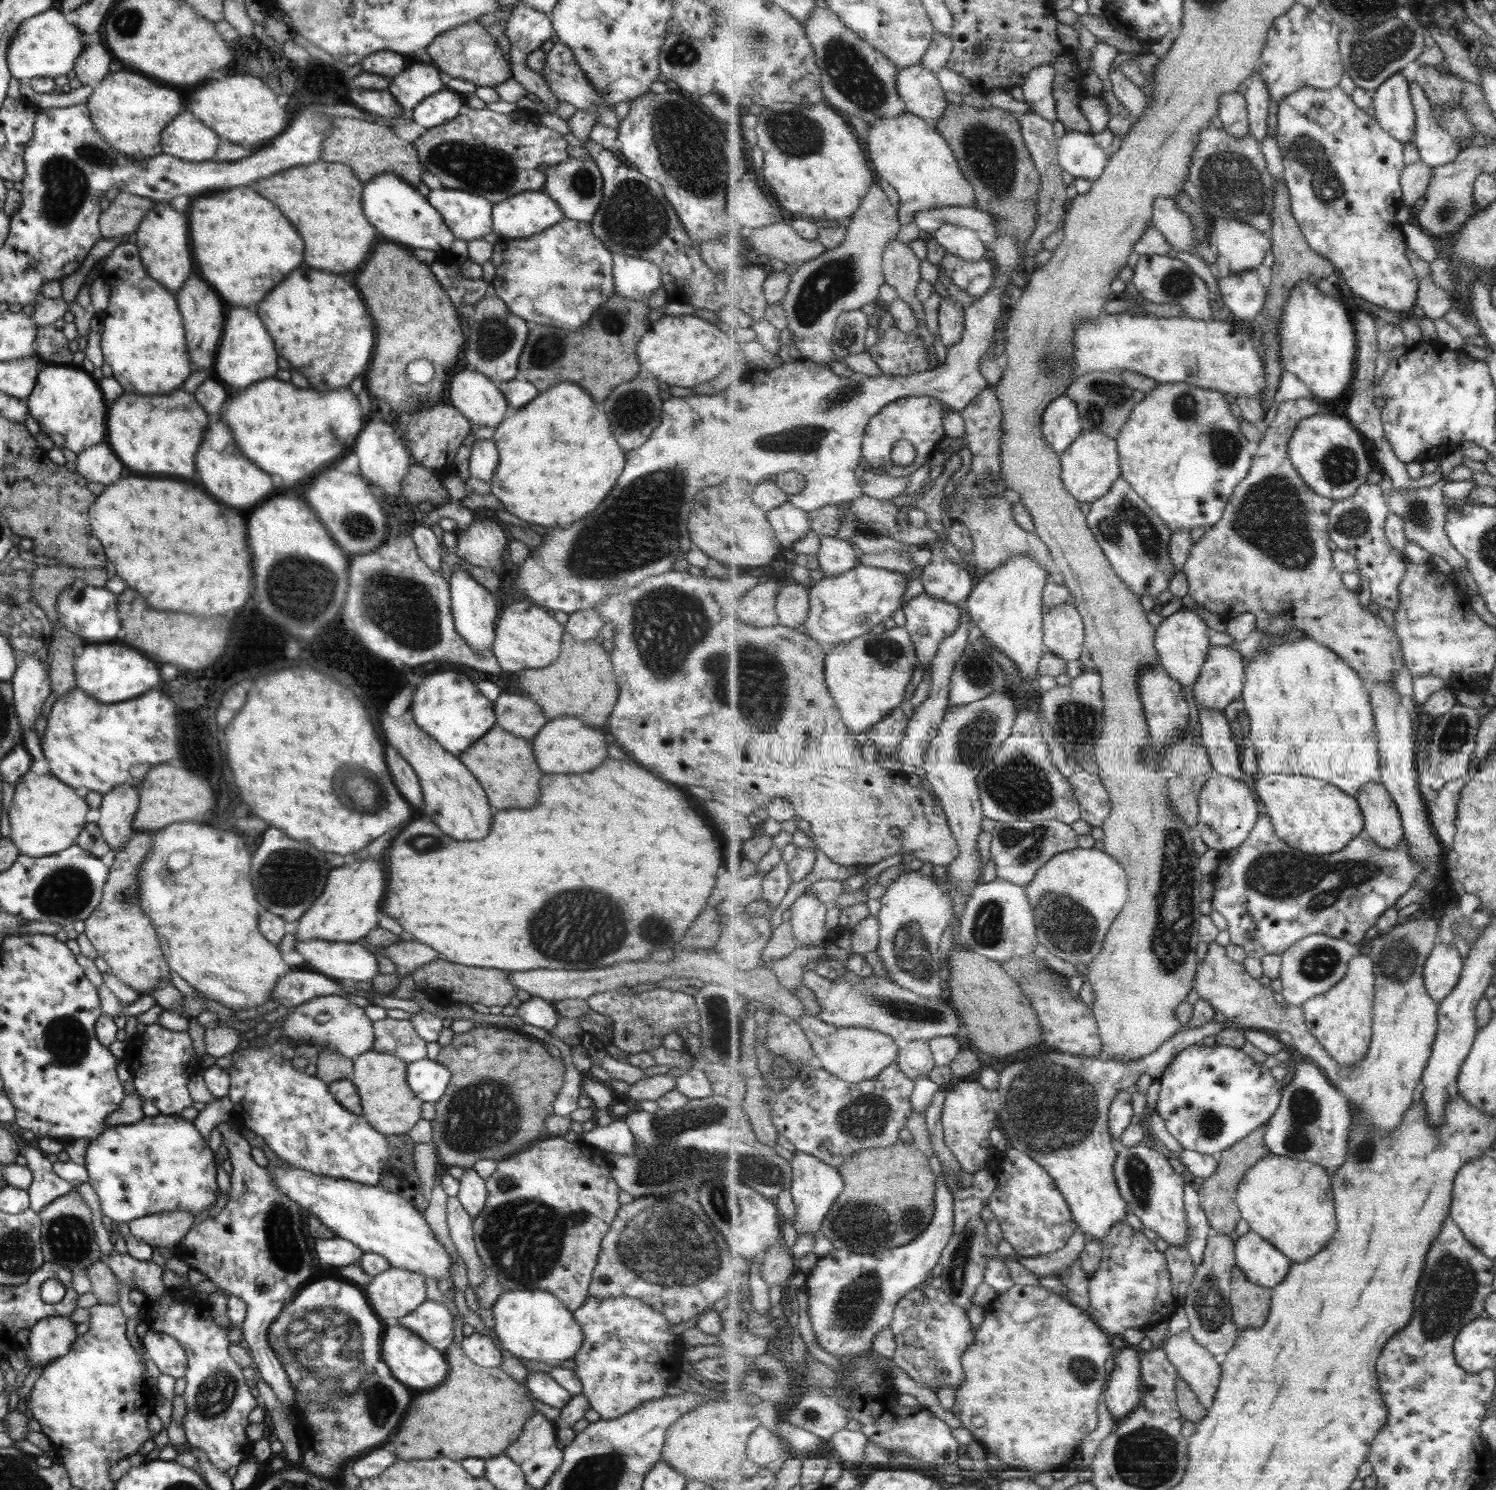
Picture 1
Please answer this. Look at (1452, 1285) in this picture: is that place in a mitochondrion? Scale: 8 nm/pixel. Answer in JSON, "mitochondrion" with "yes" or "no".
{"mitochondrion":"yes"}

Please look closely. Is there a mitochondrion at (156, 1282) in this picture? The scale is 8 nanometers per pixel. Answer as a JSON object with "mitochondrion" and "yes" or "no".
{"mitochondrion":"no"}

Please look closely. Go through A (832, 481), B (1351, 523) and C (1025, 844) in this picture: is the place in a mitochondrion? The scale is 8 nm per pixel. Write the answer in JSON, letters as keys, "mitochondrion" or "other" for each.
{"A":"other","B":"mitochondrion","C":"mitochondrion"}

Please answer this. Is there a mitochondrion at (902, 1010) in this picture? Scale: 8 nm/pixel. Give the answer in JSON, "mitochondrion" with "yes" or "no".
{"mitochondrion":"yes"}

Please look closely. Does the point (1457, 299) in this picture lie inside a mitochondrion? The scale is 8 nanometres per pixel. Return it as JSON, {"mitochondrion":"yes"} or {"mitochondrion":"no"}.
{"mitochondrion":"no"}

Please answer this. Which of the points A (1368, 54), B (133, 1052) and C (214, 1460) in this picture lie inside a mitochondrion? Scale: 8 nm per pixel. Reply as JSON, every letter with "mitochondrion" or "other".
{"A":"mitochondrion","B":"other","C":"other"}

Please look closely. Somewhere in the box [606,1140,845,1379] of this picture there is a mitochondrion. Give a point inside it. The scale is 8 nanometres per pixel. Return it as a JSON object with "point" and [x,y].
{"point":[667,1245]}

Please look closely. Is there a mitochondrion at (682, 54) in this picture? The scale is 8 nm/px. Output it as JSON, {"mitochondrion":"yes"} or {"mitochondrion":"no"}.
{"mitochondrion":"yes"}

